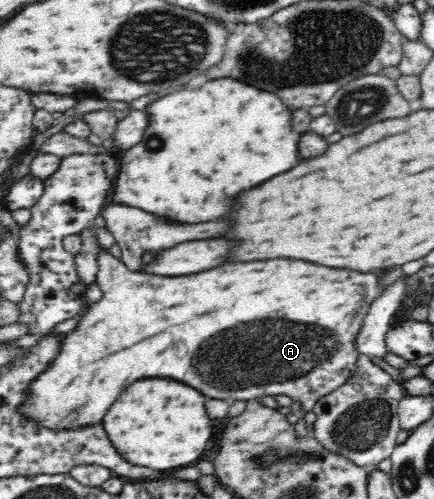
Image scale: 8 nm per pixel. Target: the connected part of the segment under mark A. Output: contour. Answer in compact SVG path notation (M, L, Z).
M97 242L97 264L96 283L103 292L101 300L91 305L88 312L83 316L81 324L67 335L59 356L55 358L53 365L43 371L31 384L31 394L22 406L22 412L28 418L34 418L36 422L51 430L59 430L59 428L69 430L69 428L75 428L75 426L81 426L81 424L99 422L107 414L109 406L117 400L117 396L131 382L141 380L141 378L161 376L161 378L175 378L175 380L187 382L189 386L195 386L197 390L201 390L205 396L219 398L219 400L248 401L251 399L259 400L265 396L285 395L293 402L300 403L301 417L294 424L294 429L299 436L309 435L311 433L307 431L305 415L314 409L319 398L343 386L345 380L355 372L357 360L360 358L358 351L355 349L355 340L363 325L363 318L367 316L371 302L382 294L379 290L379 284L377 284L379 276L373 274L373 272L359 274L359 272L353 272L353 270L331 270L327 266L317 266L317 264L311 264L311 262L295 262L295 260L287 260L287 258L263 260L263 262L223 264L219 268L205 270L205 272L199 272L199 274L167 278L167 276L153 276L153 274L143 274L143 272L129 272L127 265L121 258L113 256L109 248L102 247Z

